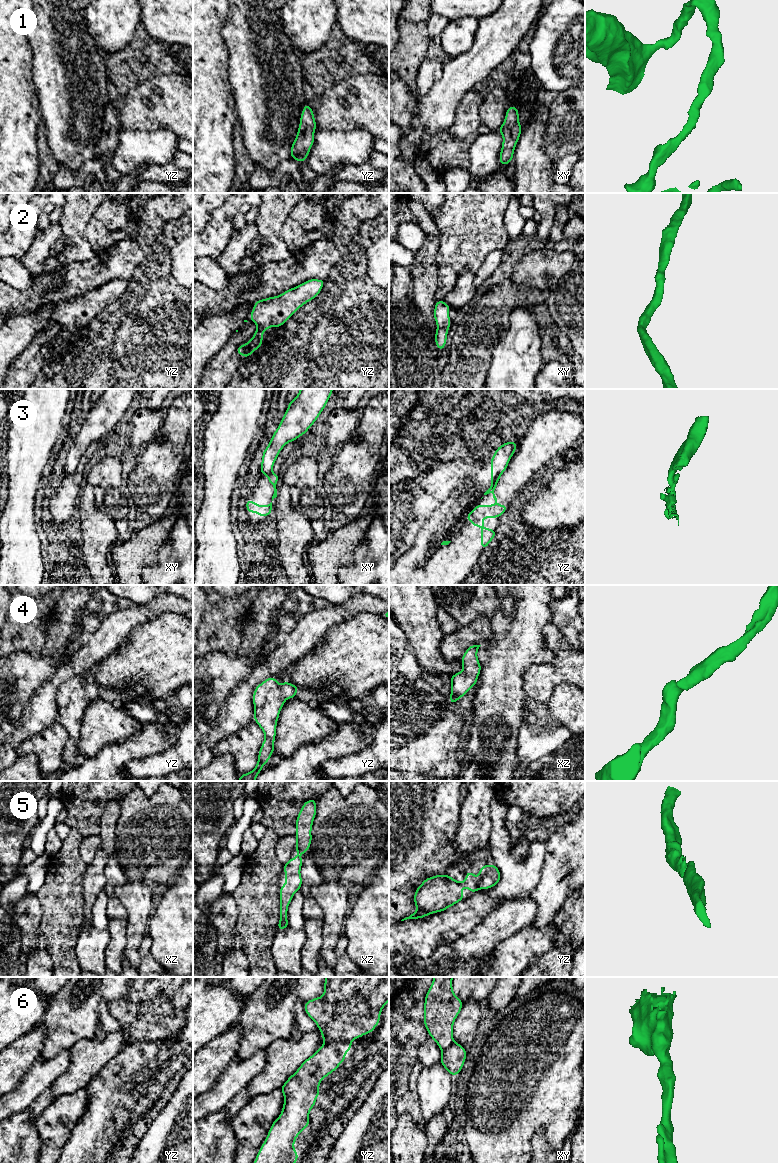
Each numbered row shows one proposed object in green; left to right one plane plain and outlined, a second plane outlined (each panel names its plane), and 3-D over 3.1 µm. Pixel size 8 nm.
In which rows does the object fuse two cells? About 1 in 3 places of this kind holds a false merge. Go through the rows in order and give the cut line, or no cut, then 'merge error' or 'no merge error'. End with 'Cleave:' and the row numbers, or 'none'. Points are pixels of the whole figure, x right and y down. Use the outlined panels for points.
1: no cut; no merge error
2: no cut; no merge error
3: cut in yz along (501, 473), (492, 483); merge error
4: no cut; no merge error
5: no cut; no merge error
6: cut in yz along (350, 1040), (333, 1041), (324, 1044); merge error
Cleave: 3, 6

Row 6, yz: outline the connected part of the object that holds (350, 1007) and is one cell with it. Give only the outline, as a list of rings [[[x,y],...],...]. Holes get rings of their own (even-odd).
[[[325,977],[325,991],[321,997],[304,1004],[307,1015],[319,1028],[324,1044],[354,1040],[373,1032],[379,1024],[383,1007],[389,1001],[389,977]]]

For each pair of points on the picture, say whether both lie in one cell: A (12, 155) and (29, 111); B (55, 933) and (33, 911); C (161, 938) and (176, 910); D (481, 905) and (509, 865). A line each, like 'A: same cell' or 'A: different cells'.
A: same cell
B: different cells
C: same cell
D: different cells

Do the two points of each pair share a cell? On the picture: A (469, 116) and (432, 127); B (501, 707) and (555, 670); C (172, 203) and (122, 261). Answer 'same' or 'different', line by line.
A: different
B: different
C: same

